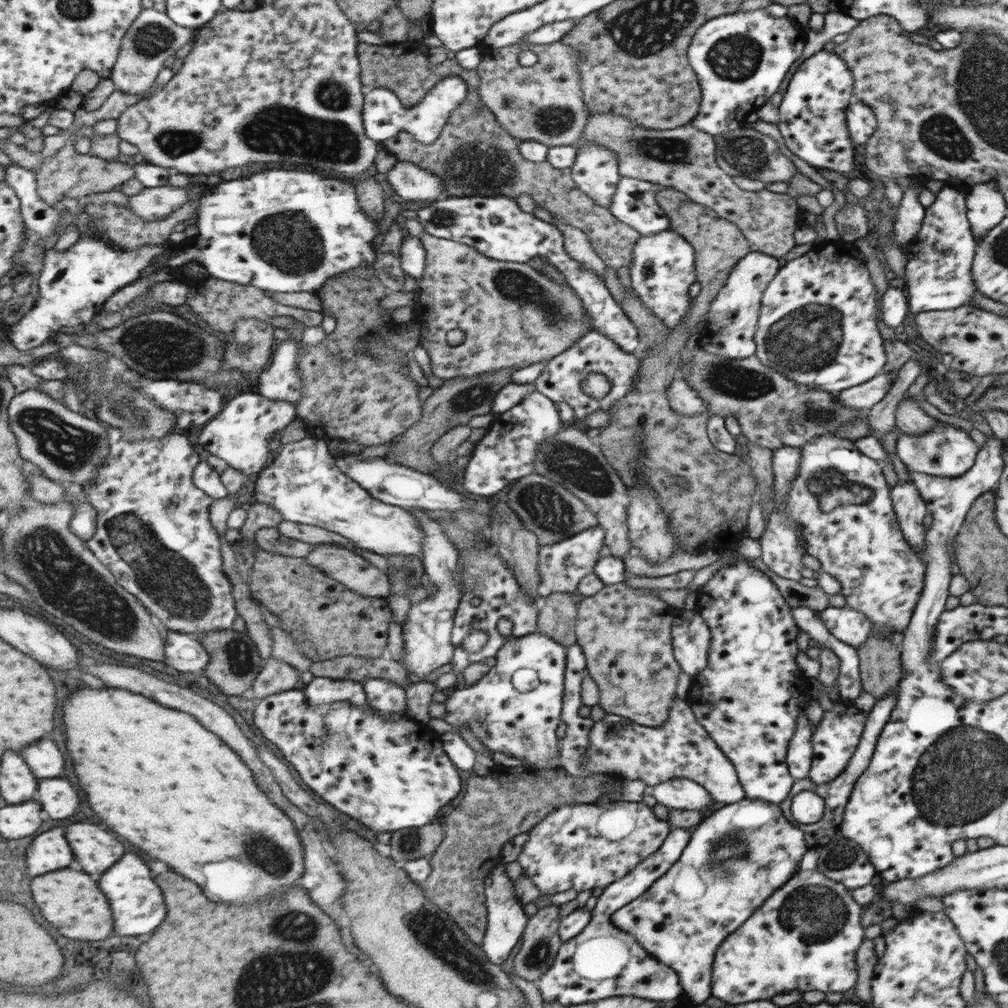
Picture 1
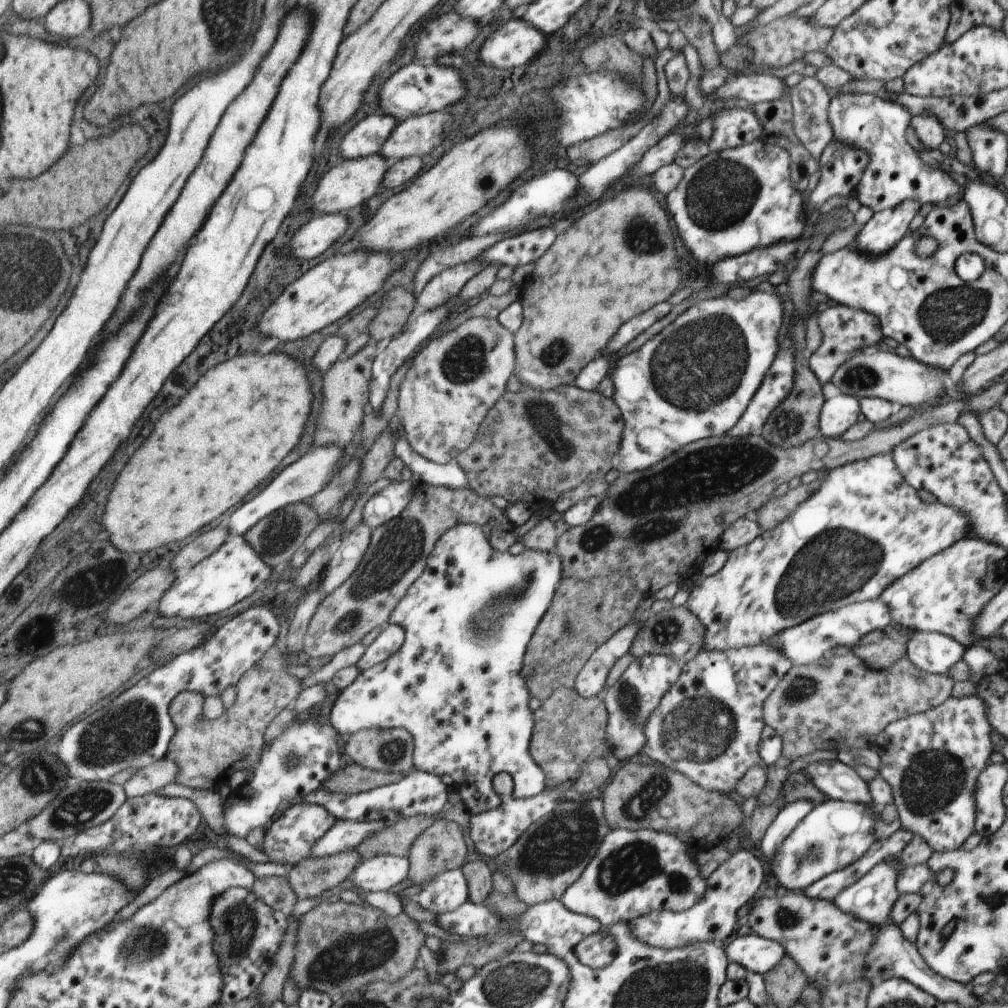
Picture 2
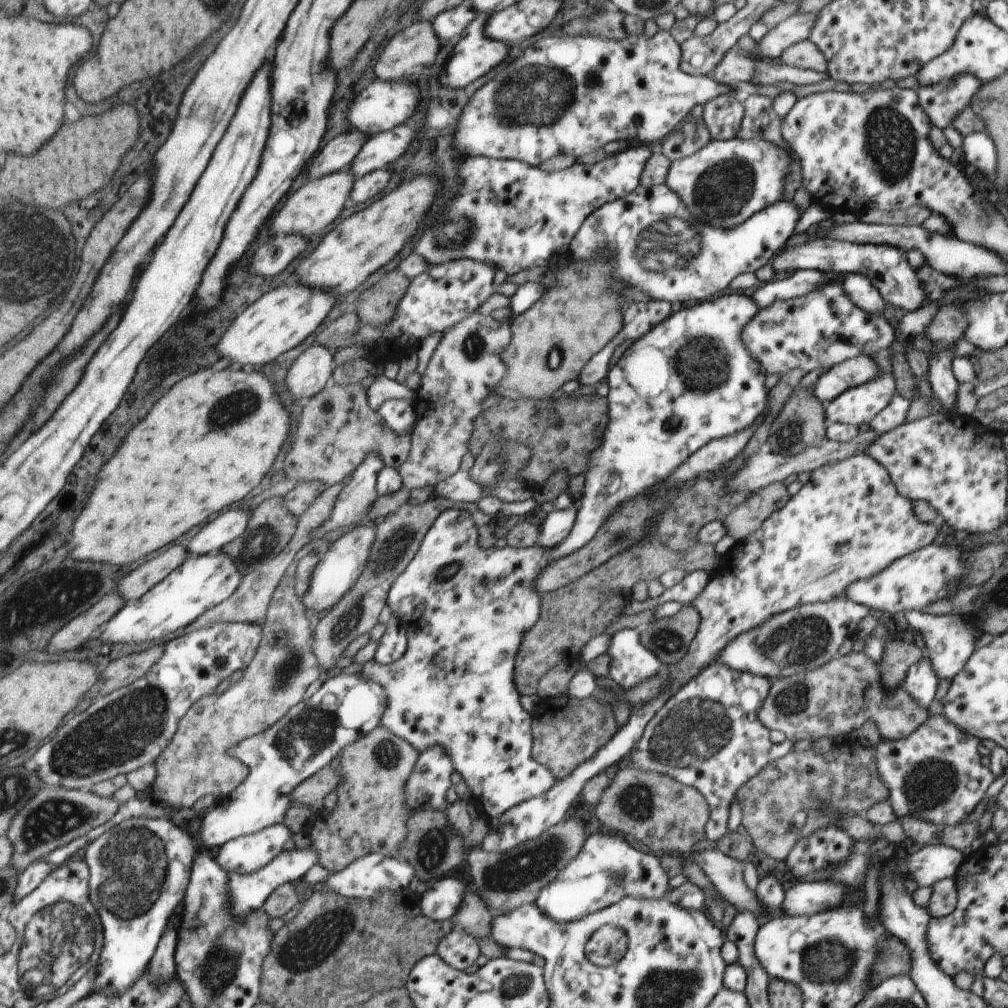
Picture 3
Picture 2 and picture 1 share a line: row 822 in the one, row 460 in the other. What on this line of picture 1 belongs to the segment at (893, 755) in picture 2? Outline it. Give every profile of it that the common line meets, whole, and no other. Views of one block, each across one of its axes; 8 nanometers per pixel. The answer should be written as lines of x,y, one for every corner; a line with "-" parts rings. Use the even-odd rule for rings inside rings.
938,420
935,428
920,436
901,432
895,453
910,471
950,478
962,476
965,472
970,471
979,450
980,446
974,444
974,440
966,431

